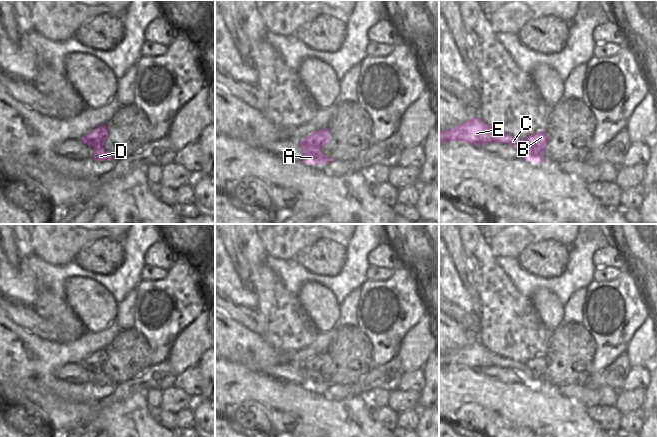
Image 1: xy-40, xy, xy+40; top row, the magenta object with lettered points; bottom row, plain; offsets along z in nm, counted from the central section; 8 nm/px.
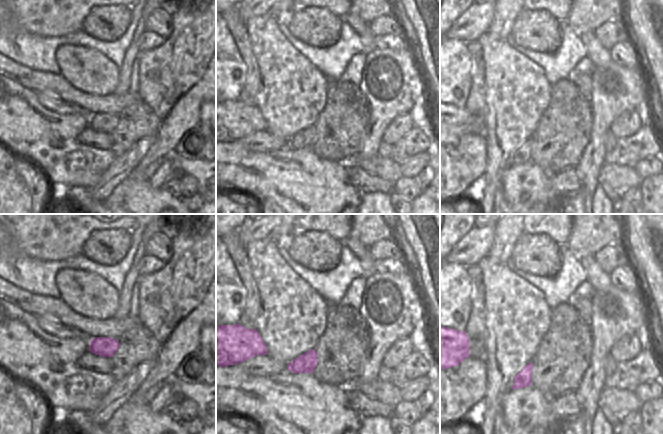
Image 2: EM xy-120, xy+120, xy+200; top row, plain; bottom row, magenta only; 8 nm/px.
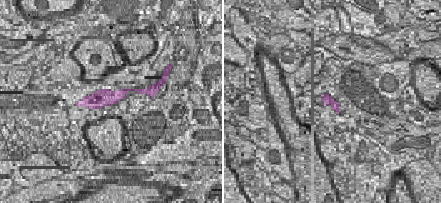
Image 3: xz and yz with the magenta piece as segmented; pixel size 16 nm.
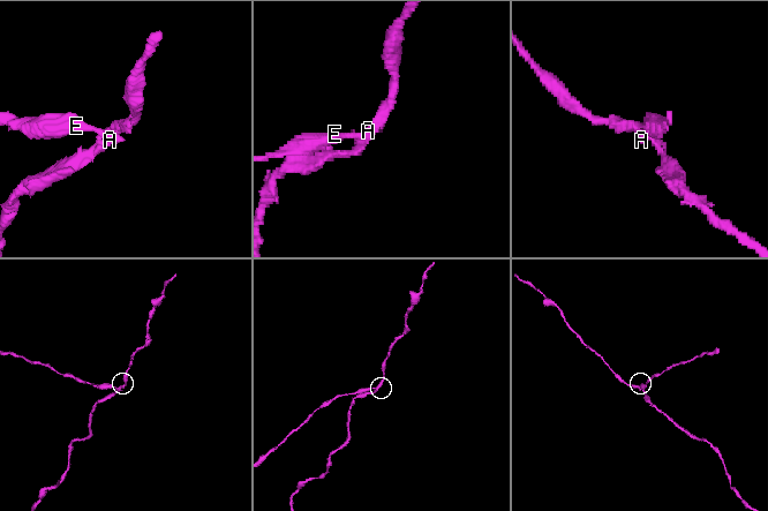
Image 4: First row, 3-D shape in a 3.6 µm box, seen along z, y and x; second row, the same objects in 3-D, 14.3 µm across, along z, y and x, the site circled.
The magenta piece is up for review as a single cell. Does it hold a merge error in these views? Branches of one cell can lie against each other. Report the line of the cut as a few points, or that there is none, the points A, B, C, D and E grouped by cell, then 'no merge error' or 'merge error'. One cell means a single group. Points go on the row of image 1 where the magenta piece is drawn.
xy+40 (525, 139), (535, 148), (543, 151) | A C E / B D | merge error

